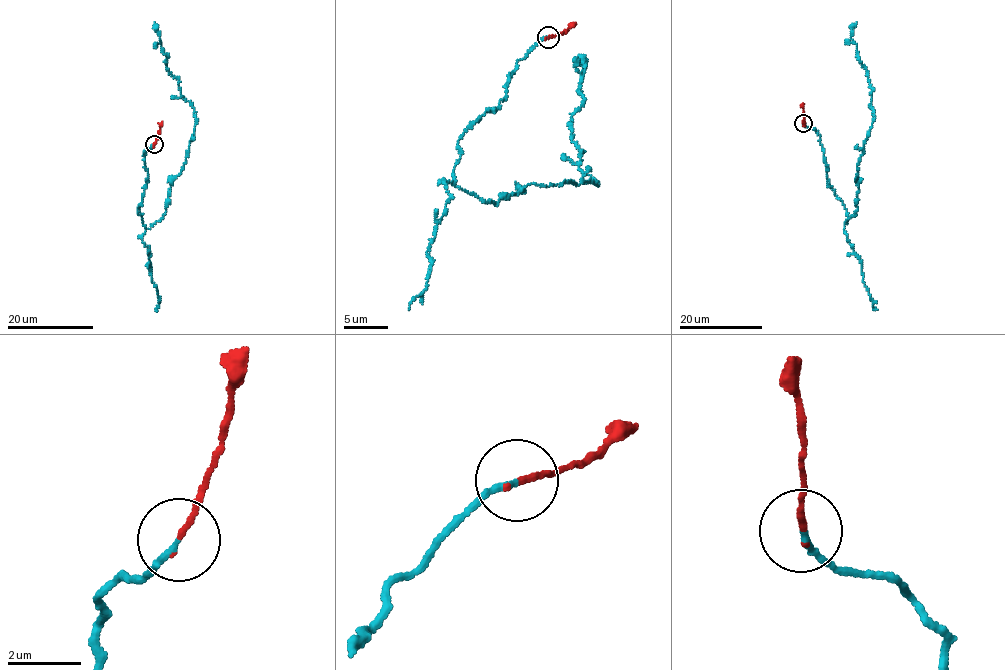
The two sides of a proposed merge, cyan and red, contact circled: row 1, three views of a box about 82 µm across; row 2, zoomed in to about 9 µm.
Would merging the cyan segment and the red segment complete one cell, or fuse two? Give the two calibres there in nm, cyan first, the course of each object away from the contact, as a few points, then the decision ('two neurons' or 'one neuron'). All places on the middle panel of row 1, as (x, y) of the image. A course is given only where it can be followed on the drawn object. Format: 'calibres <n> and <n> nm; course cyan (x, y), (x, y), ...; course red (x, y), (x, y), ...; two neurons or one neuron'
calibres 150 and 130 nm; course cyan (548, 36), (459, 140), (455, 184), (494, 204), (535, 183), (596, 182), (572, 139), (578, 64); course red (548, 36), (563, 34), (576, 24); one neuron

